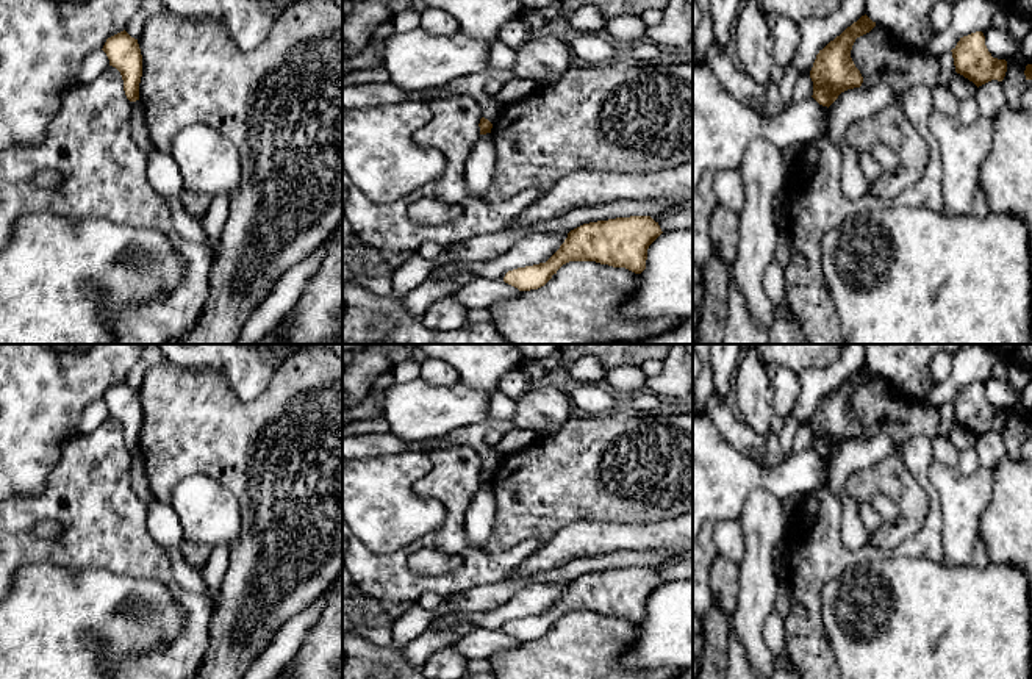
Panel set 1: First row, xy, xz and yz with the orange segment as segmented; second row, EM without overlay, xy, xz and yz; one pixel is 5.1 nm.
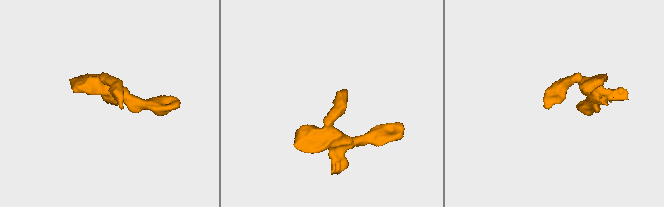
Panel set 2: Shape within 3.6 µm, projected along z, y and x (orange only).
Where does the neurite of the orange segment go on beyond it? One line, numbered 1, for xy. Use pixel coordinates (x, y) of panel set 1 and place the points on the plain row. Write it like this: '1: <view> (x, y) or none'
1: none

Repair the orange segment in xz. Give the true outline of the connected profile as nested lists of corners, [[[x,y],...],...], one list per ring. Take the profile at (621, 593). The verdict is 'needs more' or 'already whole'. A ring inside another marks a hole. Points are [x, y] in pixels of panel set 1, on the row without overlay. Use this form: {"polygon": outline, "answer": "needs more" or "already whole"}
{"polygon": [[[650,566],[583,574],[568,584],[546,613],[508,621],[503,632],[519,641],[538,640],[569,612],[596,612],[641,624],[646,620],[647,599],[661,584]]], "answer": "already whole"}

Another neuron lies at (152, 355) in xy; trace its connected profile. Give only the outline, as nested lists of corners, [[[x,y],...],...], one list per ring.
[[[144,344],[142,355],[141,355],[139,361],[127,374],[125,382],[131,388],[138,390],[142,383],[145,372],[152,366],[161,365],[164,361],[167,361],[167,358],[164,357],[164,354],[158,344]]]

